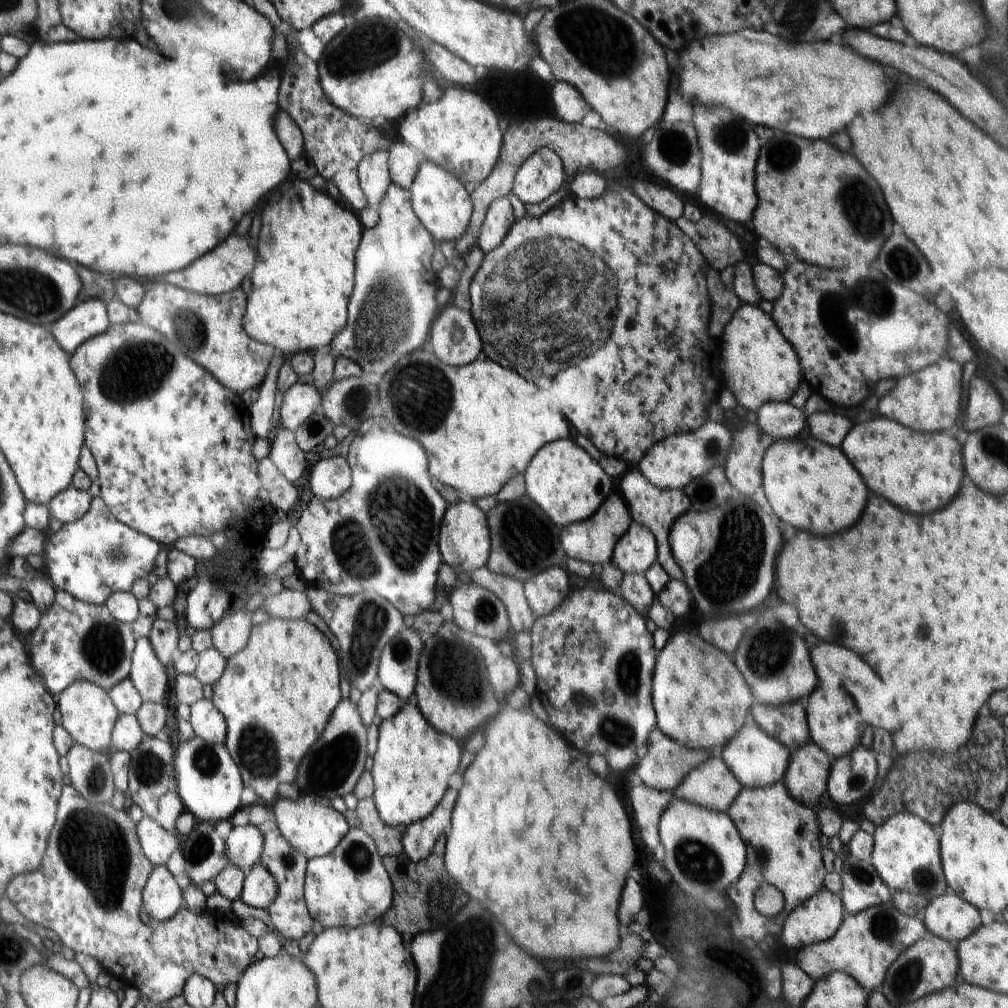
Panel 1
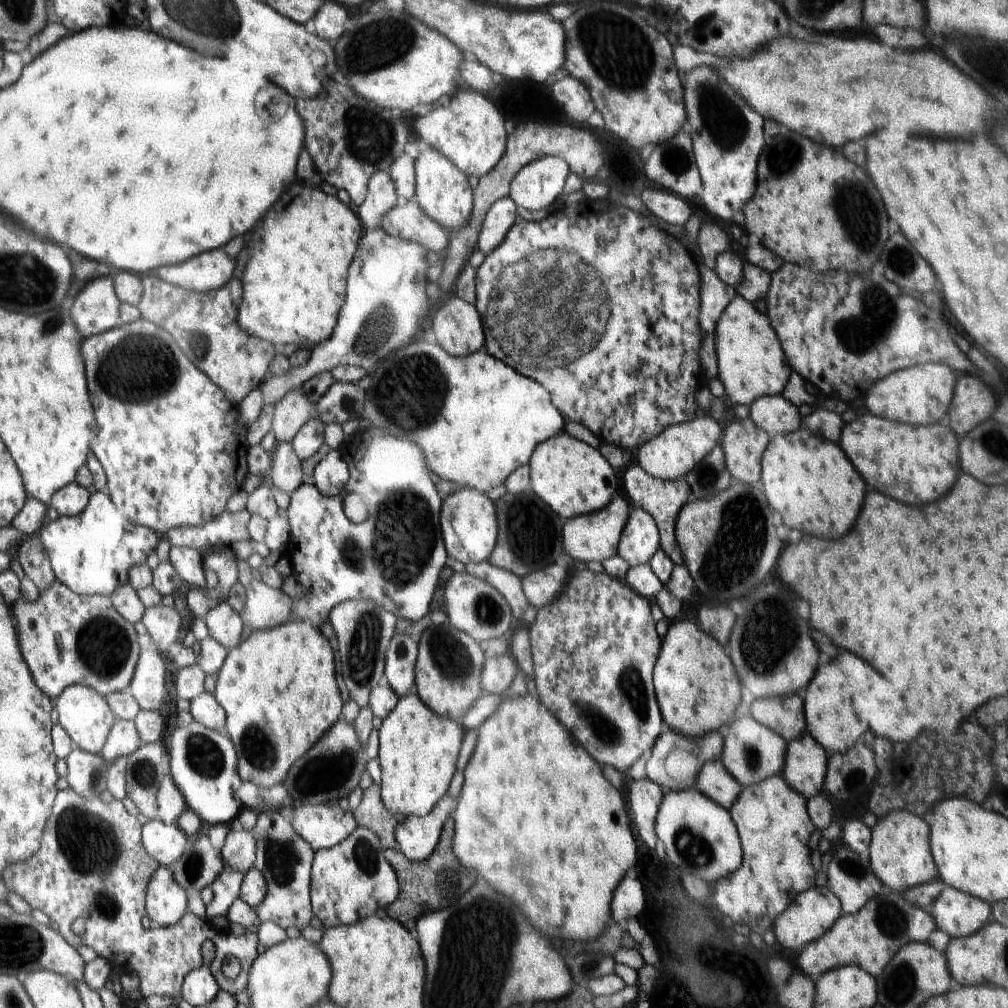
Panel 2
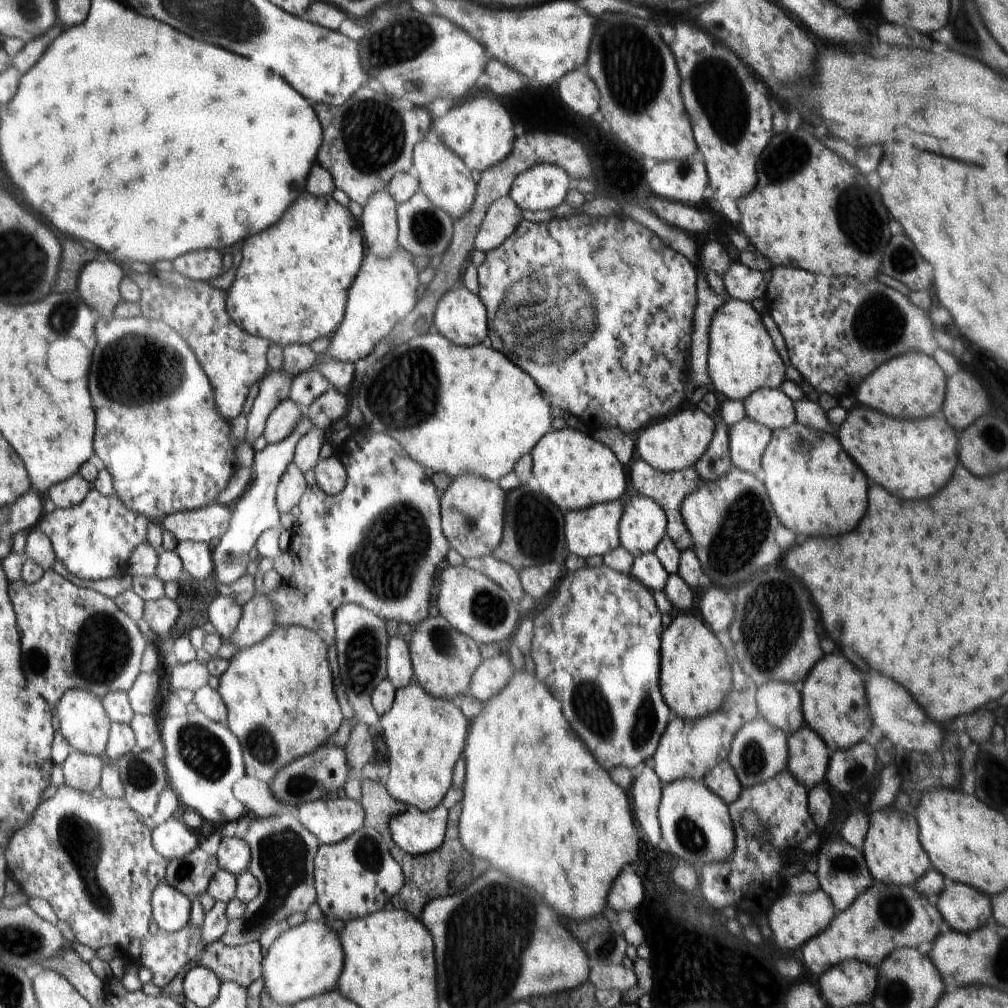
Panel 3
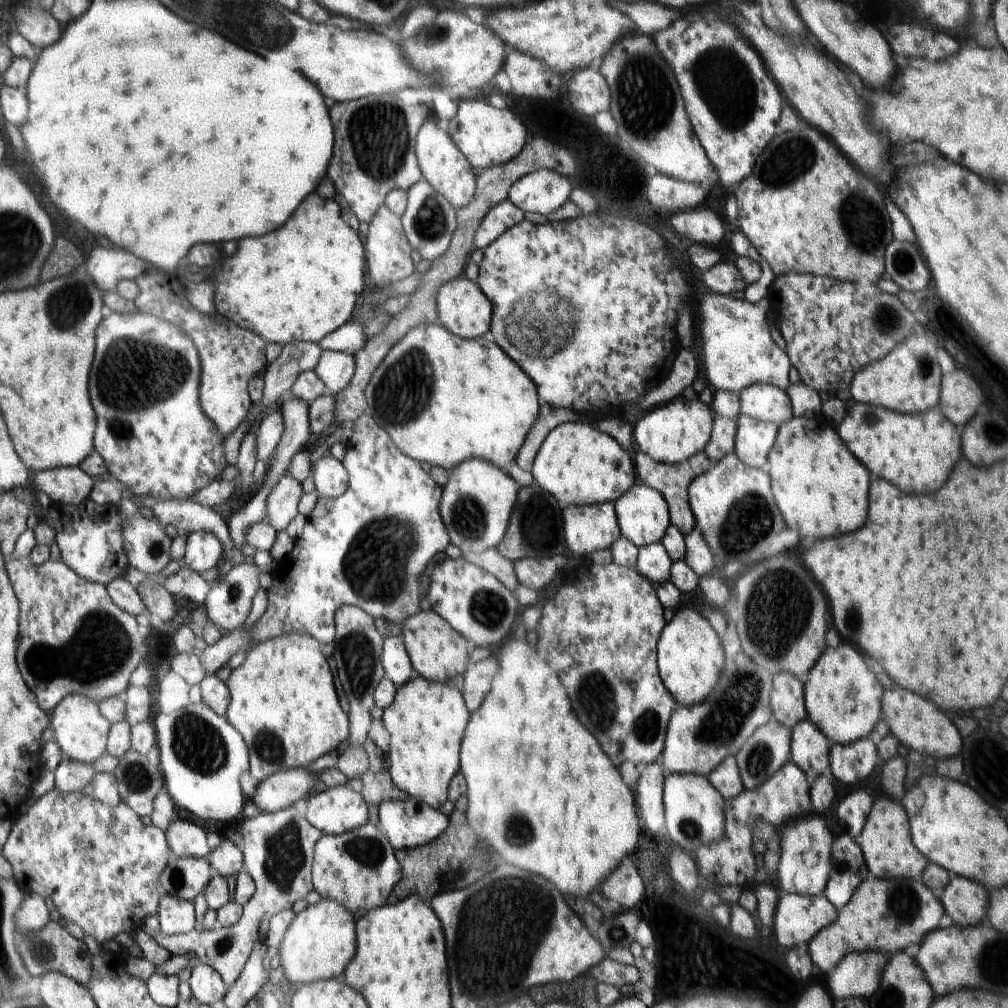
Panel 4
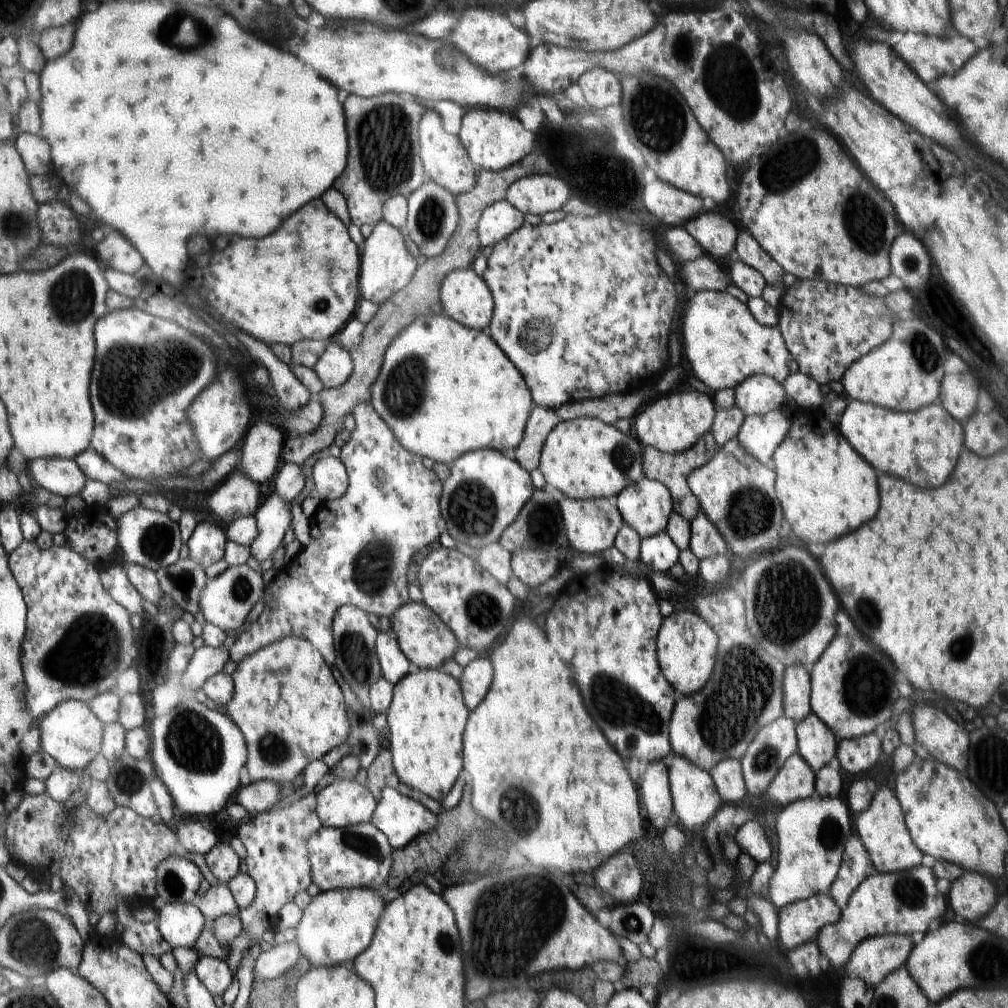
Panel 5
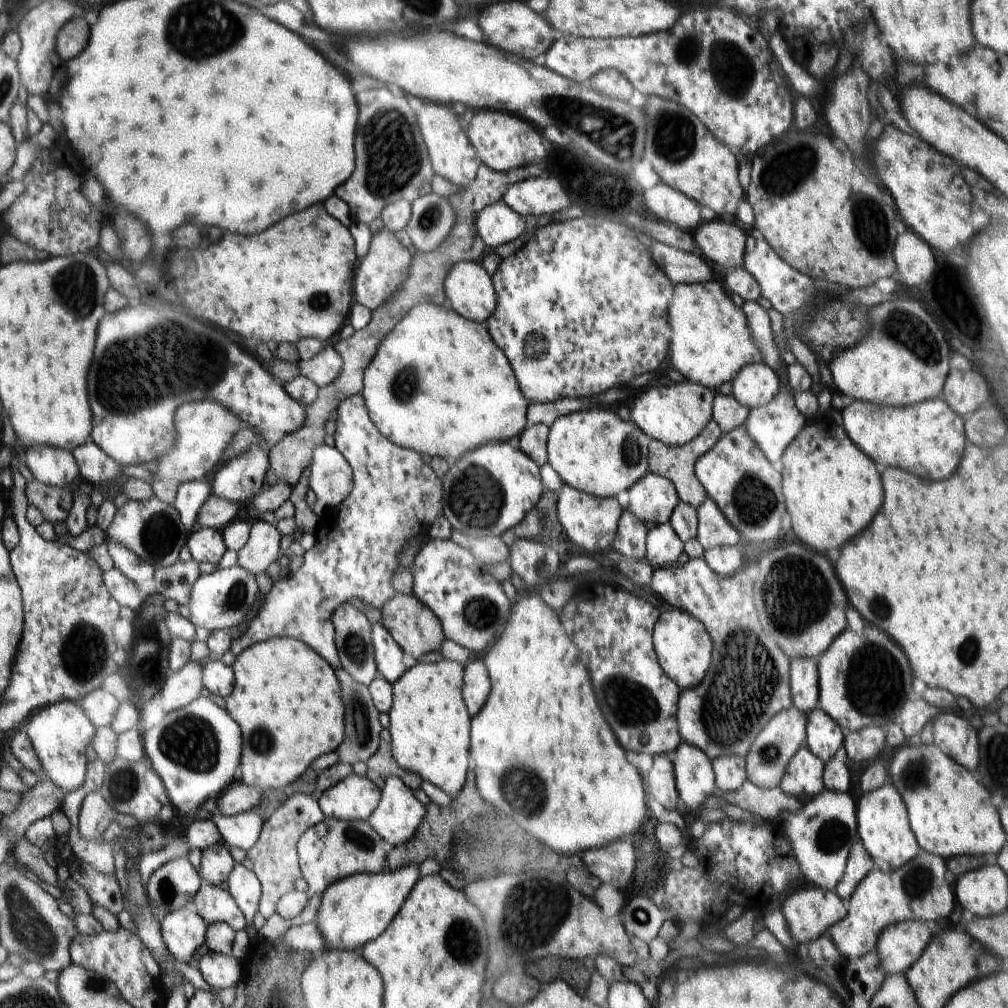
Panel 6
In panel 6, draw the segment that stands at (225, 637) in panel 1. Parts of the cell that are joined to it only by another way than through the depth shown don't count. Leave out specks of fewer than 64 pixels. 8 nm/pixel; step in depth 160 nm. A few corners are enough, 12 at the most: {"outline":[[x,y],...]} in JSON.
{"outline":[[236,564],[200,575],[188,606],[194,626],[236,628],[258,594]]}

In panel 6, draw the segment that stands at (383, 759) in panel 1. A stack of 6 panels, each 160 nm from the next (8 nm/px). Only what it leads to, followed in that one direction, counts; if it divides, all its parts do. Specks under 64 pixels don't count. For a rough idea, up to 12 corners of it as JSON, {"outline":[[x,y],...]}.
{"outline":[[464,665],[394,682],[393,757],[451,797],[465,786]]}

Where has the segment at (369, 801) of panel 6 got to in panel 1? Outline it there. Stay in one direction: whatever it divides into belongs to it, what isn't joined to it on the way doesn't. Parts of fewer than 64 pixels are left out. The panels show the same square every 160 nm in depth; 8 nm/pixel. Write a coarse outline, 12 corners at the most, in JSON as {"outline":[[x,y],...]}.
{"outline":[[278,797],[284,838],[308,860],[334,850],[348,833],[335,808]]}

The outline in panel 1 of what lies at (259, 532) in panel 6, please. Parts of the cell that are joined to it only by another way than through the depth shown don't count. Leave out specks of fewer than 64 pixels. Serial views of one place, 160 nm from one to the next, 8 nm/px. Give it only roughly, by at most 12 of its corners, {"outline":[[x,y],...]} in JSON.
{"outline":[[280,426],[269,457],[294,484],[306,470],[295,432]]}

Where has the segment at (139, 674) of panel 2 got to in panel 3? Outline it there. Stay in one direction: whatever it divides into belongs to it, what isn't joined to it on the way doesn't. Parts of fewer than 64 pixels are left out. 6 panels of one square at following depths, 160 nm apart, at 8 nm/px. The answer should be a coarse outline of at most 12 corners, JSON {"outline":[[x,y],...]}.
{"outline":[[142,672],[126,694],[134,715],[154,714],[159,674]]}

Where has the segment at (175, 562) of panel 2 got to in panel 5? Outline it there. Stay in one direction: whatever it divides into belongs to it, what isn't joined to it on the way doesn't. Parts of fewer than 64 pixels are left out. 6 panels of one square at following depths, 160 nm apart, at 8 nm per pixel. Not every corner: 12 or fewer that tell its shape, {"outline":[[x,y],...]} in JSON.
{"outline":[[198,523],[187,542],[189,557],[207,568],[225,557],[228,535]]}

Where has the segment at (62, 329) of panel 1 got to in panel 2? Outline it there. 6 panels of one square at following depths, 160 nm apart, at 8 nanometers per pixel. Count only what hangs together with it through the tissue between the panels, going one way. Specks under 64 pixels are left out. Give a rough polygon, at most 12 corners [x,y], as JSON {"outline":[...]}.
{"outline":[[110,277],[86,282],[71,306],[82,338],[114,329],[121,303]]}

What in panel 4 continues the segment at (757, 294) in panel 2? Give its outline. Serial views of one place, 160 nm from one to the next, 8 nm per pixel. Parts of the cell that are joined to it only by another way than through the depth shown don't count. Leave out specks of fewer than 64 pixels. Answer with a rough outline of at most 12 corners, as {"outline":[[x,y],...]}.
{"outline":[[720,261],[702,274],[716,294],[748,286],[735,264]]}

